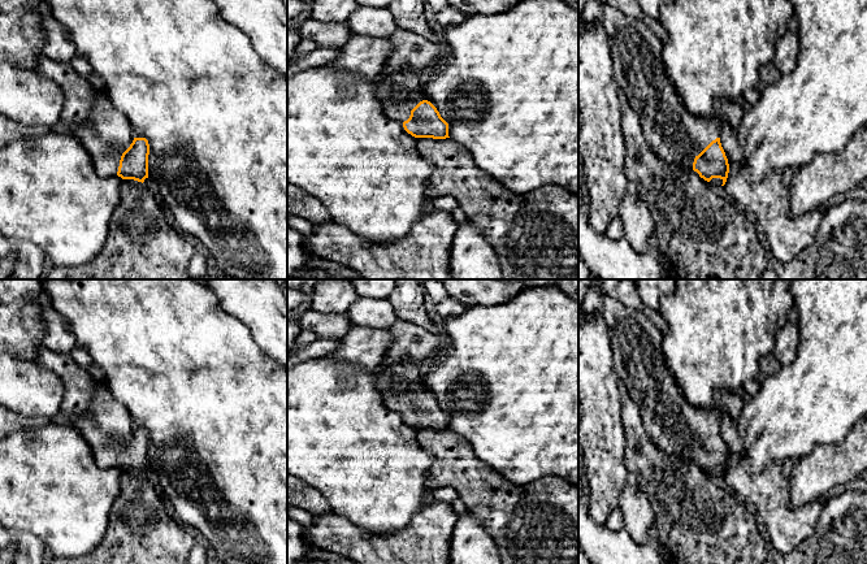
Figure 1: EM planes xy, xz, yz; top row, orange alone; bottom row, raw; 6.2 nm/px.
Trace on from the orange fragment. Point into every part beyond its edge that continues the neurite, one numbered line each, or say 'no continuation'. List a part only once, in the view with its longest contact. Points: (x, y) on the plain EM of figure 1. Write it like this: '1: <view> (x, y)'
1: xy (107, 426)

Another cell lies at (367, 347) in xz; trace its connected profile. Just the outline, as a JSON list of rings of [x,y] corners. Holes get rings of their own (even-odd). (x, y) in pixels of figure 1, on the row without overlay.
[[[351,325],[341,338],[339,347],[325,357],[334,361],[351,361],[373,370],[383,363],[393,340],[393,334],[387,330]]]

